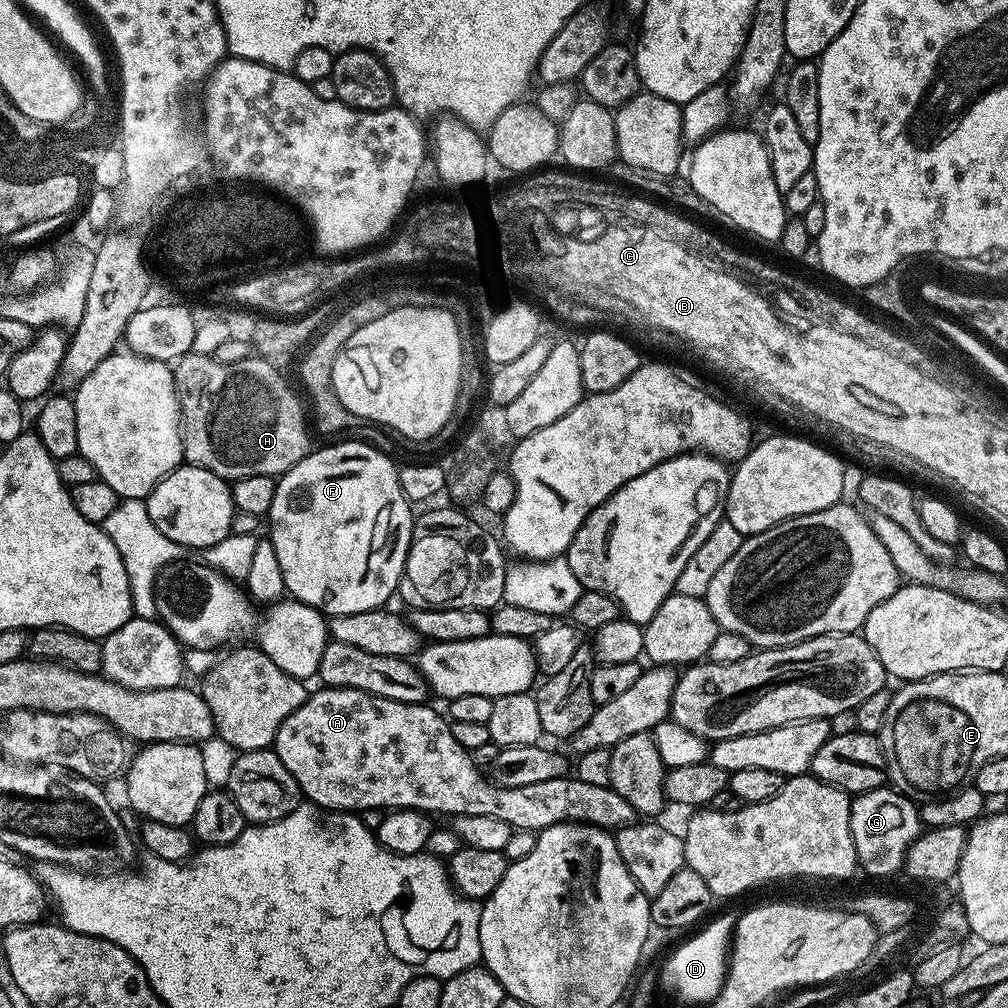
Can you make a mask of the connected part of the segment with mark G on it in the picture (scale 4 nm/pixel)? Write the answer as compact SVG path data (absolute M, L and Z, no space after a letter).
M892 786L859 793L850 810L850 834L854 838L859 867L872 876L892 876L903 869L908 848L920 837L920 808L907 800L903 791Z

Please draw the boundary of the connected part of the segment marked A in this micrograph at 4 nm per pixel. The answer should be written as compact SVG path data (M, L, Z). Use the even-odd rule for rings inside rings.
M320 686L317 689L317 692L315 689L315 691L309 694L306 702L302 702L302 706L298 706L298 710L294 710L294 714L290 714L290 718L286 718L286 722L282 722L282 726L278 726L278 734L276 735L276 743L274 745L274 750L278 754L278 758L282 758L282 766L286 766L286 770L290 770L290 774L294 774L294 782L298 782L301 793L317 809L323 810L323 808L328 808L324 810L331 810L333 813L350 812L360 814L367 808L381 808L383 810L416 808L419 812L429 814L442 812L447 818L460 815L485 815L491 818L498 818L501 822L510 822L513 830L520 829L533 833L541 832L544 828L549 828L555 824L567 824L569 822L573 824L593 824L595 828L615 830L624 828L637 819L638 813L630 806L630 802L626 802L626 798L622 798L622 794L615 792L612 787L592 786L587 782L573 778L571 775L550 778L546 782L534 782L534 786L499 788L498 785L492 783L491 779L486 778L485 773L471 761L469 749L463 748L458 742L458 738L454 738L451 723L441 713L440 717L434 709L428 708L429 705L427 703L403 704L390 698L371 696L369 692L363 692L357 688L329 688L327 686Z

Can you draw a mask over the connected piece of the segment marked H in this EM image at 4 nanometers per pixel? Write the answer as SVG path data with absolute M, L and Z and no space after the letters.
M190 351L176 360L172 377L180 403L180 437L184 443L184 460L231 482L238 478L250 478L250 474L279 478L308 455L310 424L306 419L305 405L302 400L300 405L295 390L284 381L280 372L283 371L277 365L255 354L249 354L242 362L218 362L211 355Z

